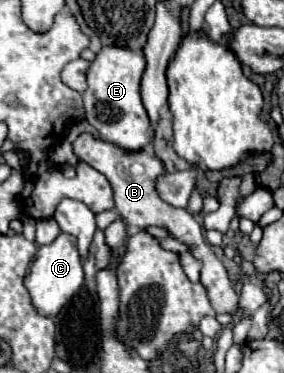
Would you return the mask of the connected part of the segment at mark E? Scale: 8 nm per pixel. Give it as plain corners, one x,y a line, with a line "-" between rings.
119,45
103,47
87,71
87,91
83,93
85,119
99,131
99,137
123,147
127,151
139,151
149,143
151,123
141,105
139,81
145,69
143,53
123,49

